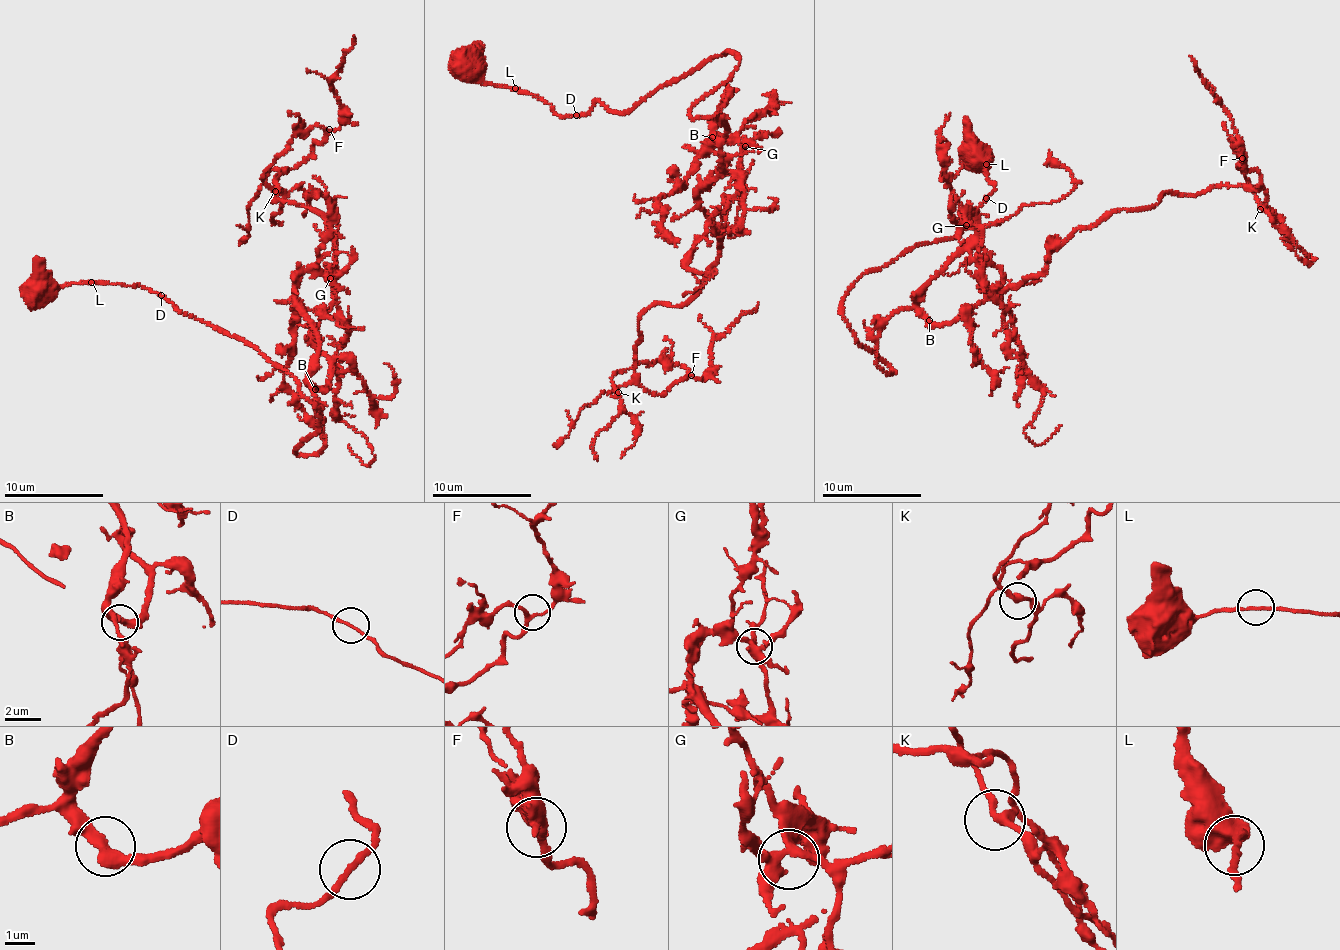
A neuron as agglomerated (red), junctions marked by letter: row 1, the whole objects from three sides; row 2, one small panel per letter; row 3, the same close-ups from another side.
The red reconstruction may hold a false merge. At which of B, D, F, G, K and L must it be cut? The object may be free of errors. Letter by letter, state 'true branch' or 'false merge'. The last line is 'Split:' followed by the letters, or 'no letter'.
B: true branch
D: true branch
F: true branch
G: true branch
K: true branch
L: true branch
Split: no letter

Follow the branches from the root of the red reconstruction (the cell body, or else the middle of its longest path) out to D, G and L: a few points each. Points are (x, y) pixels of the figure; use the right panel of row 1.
D: (926, 318), (887, 321), (887, 373), (855, 340), (845, 292), (950, 239), (987, 199)
G: (926, 318), (917, 307), (917, 292), (975, 239), (974, 214), (970, 213), (965, 219), (966, 225)
L: (926, 318), (887, 321), (887, 373), (855, 340), (845, 292), (950, 239), (993, 193), (986, 164)

